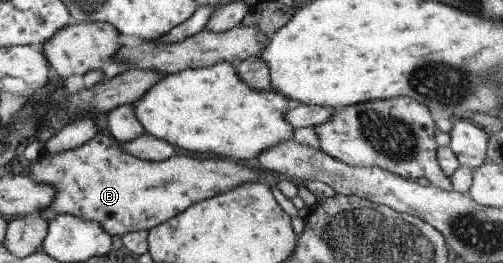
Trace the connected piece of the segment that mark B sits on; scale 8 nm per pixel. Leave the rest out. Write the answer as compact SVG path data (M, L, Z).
M104 133L94 135L86 144L69 151L55 155L46 155L44 152L30 164L28 177L41 183L48 183L55 188L55 199L49 208L40 214L46 220L57 214L76 215L78 218L99 222L110 236L115 234L124 236L126 233L140 229L150 230L197 202L232 190L244 183L261 180L254 167L224 157L204 158L184 153L181 156L172 155L163 161L143 161L126 154L117 146L114 138L109 138Z

